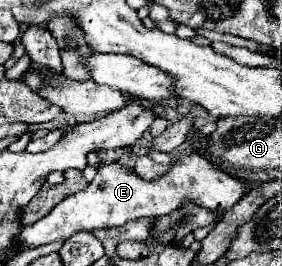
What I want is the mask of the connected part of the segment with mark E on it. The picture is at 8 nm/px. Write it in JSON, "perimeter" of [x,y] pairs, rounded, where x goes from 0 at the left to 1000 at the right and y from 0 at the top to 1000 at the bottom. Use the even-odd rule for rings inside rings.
{"perimeter":[[[695,571],[674,586],[638,586],[589,654],[546,677],[496,669],[475,632],[440,624],[426,609],[369,617],[362,632],[348,632],[333,677],[312,692],[305,714],[227,744],[220,759],[206,759],[206,774],[184,782],[177,805],[78,857],[64,880],[64,940],[128,932],[128,925],[184,917],[184,910],[227,910],[248,887],[277,872],[305,872],[305,865],[418,857],[461,827],[596,805],[603,789],[631,782],[660,752],[688,752],[695,767],[745,789],[766,789],[766,782],[809,789],[865,737],[865,722],[872,722],[872,699],[851,677],[794,654],[787,639],[752,632]]]}

